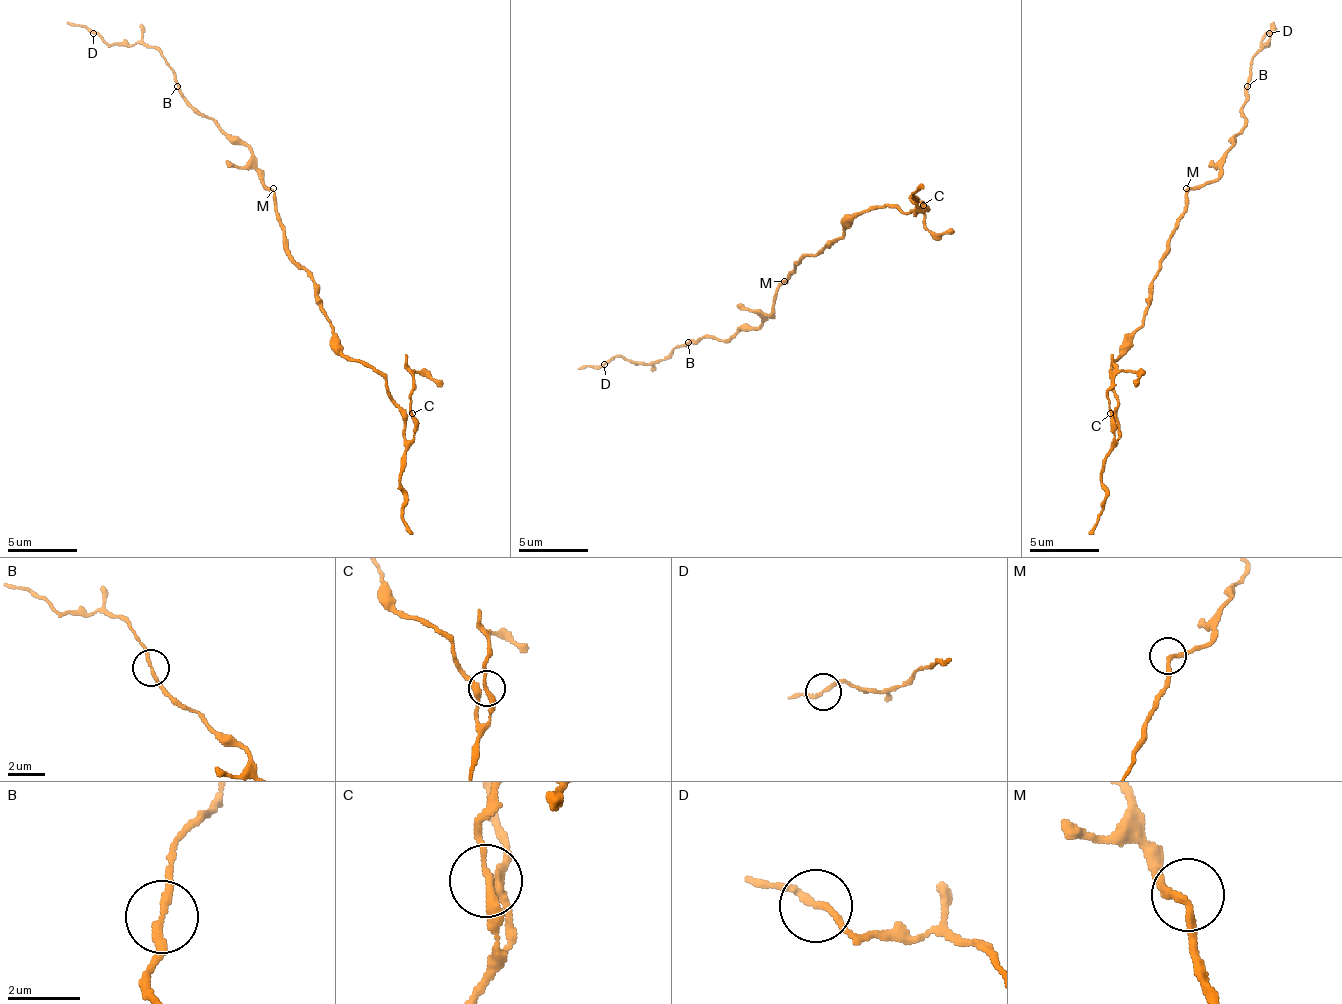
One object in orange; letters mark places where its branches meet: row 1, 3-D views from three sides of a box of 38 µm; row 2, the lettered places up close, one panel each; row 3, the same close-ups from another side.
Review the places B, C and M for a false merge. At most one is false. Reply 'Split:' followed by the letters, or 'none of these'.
Split: B

